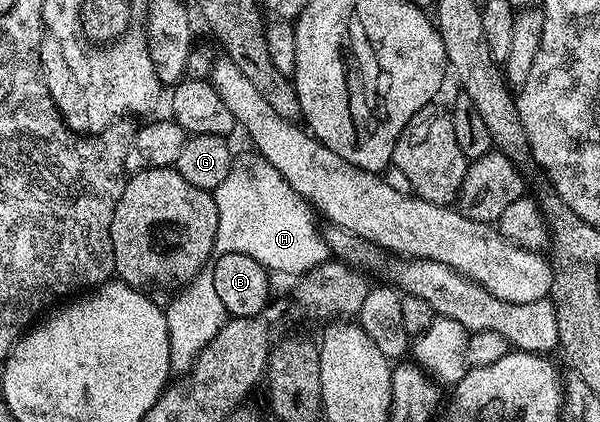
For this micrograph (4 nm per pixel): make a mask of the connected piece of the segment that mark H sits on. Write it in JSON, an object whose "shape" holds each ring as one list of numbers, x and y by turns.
{"shape":[[258,153,243,155,234,160,229,169,229,177,213,192,217,205,216,256,225,253,245,253,253,257,268,272,280,271,283,275,306,276,308,271,328,262,327,240,315,228,311,217,312,208,265,161]]}

